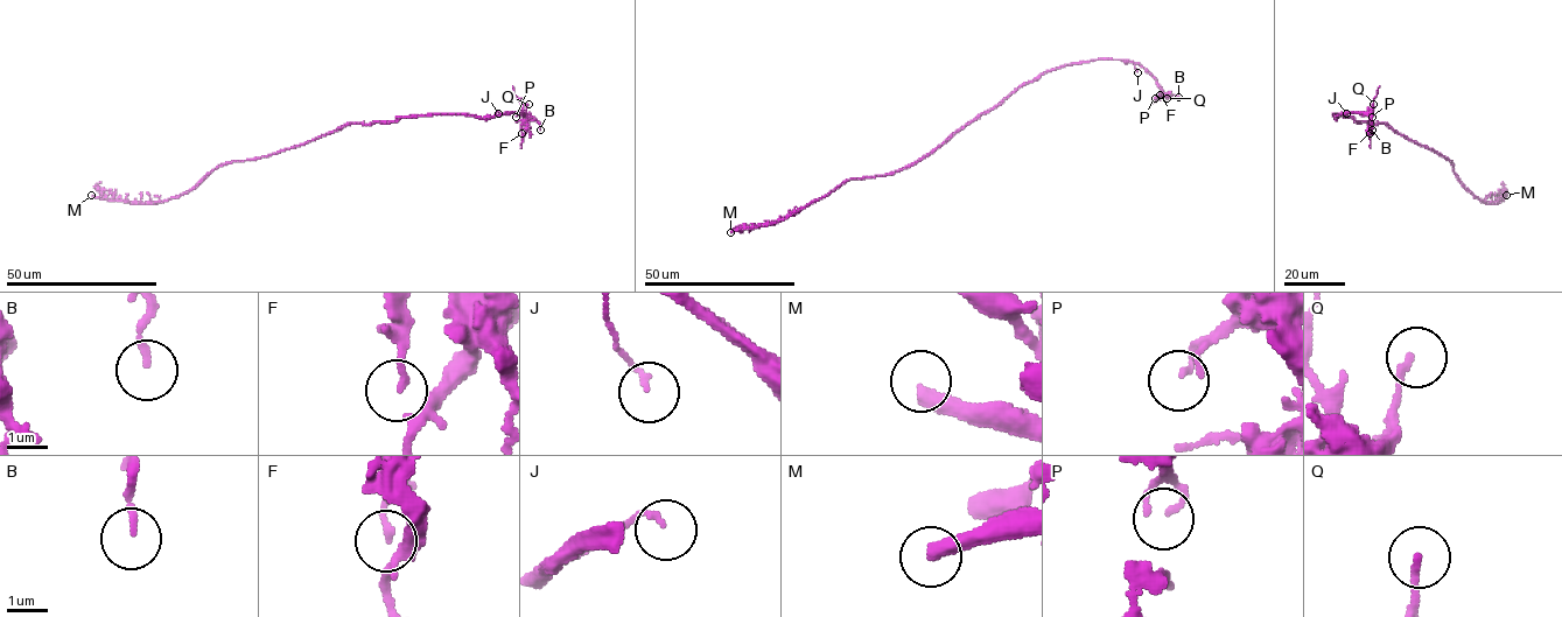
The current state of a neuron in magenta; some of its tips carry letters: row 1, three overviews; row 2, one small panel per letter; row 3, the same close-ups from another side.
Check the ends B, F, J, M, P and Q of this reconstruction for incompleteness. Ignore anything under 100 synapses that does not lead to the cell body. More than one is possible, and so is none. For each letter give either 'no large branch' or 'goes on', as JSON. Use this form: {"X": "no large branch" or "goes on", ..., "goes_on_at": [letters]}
{"B": "no large branch", "F": "no large branch", "J": "no large branch", "M": "goes on", "P": "no large branch", "Q": "no large branch", "goes_on_at": ["M"]}

